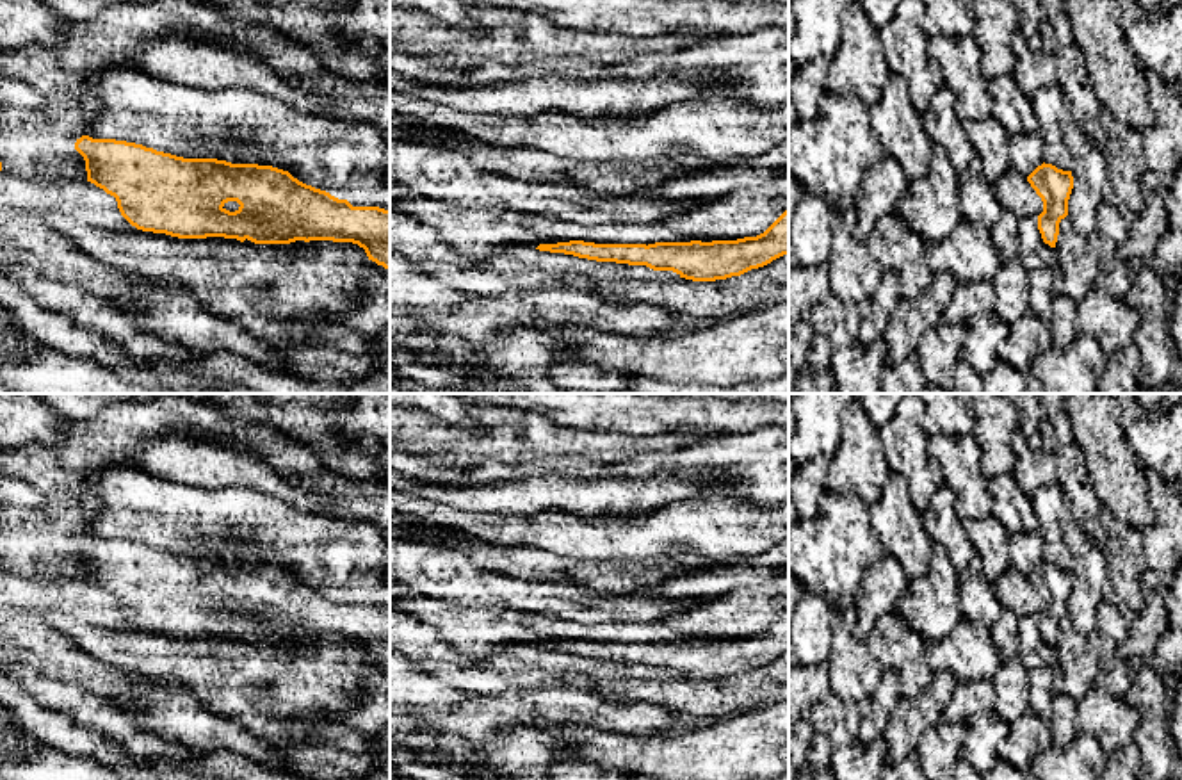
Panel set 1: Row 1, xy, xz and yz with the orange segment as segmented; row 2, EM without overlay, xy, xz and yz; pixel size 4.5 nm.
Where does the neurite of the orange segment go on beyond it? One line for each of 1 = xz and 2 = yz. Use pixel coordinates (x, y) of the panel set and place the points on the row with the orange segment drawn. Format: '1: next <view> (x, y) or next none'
1: next none
2: next none

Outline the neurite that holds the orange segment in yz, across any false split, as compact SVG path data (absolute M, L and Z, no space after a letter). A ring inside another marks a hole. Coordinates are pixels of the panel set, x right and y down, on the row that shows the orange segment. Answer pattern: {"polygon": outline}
{"polygon": "M1043 162L1027 176L1027 182L1043 201L1043 212L1038 215L1041 239L1056 248L1059 223L1068 215L1068 199L1073 189L1072 171Z"}

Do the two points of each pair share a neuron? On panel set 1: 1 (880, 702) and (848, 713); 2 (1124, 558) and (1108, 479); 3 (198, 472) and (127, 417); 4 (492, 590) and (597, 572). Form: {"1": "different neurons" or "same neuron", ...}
{"1": "different neurons", "2": "different neurons", "3": "different neurons", "4": "different neurons"}

